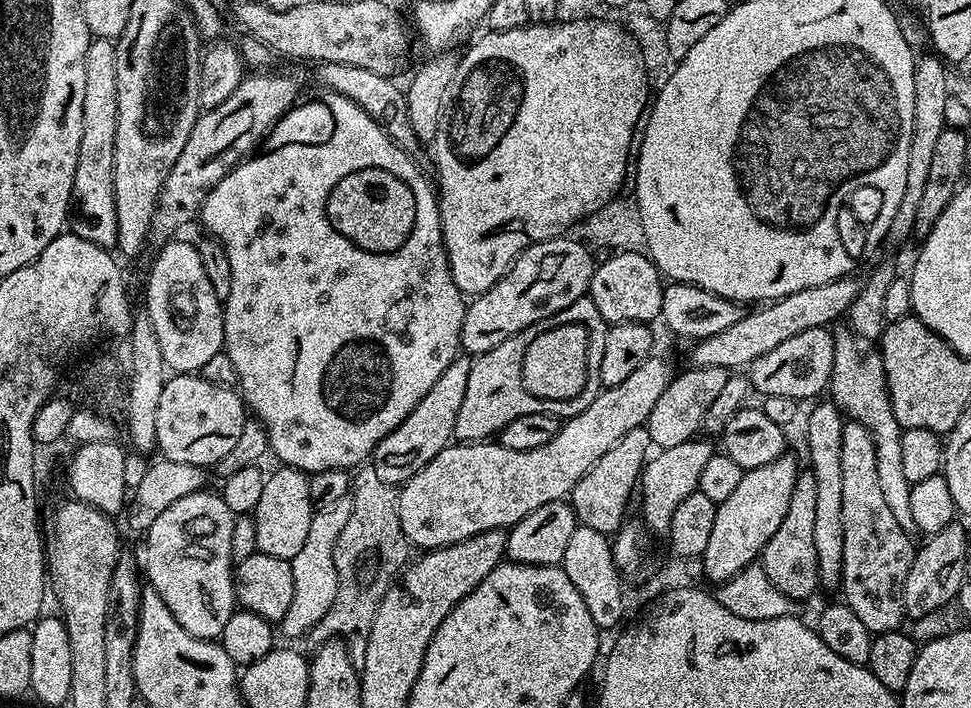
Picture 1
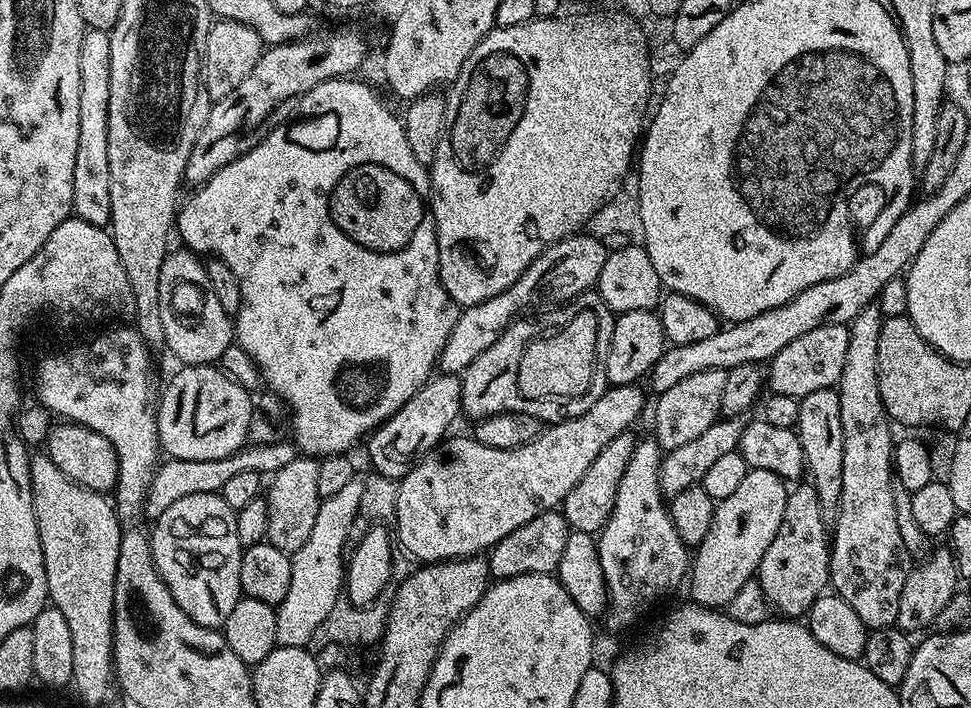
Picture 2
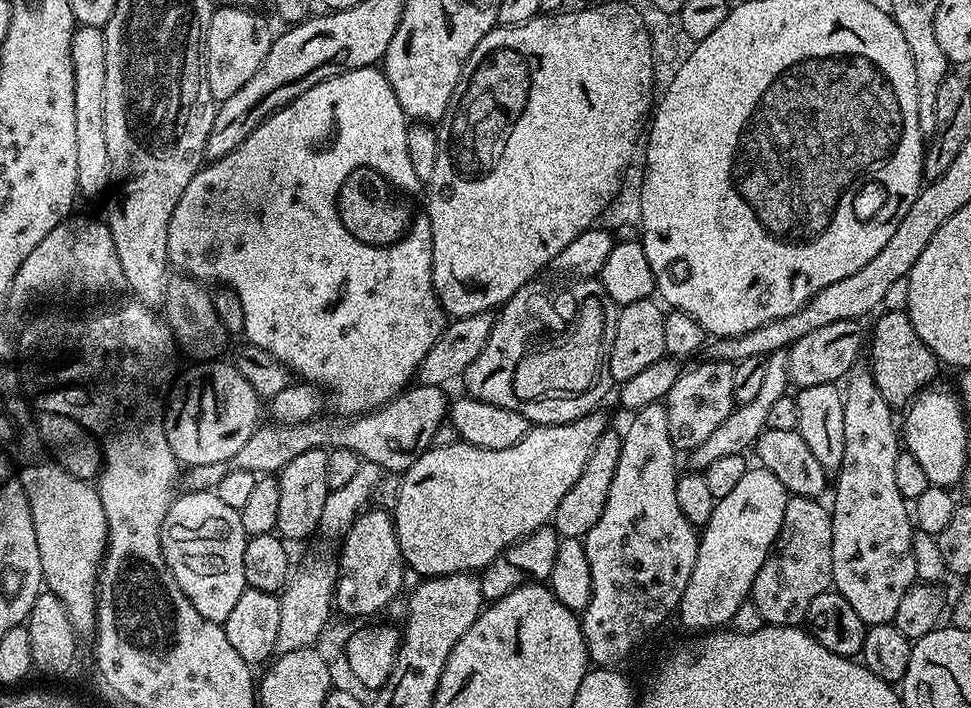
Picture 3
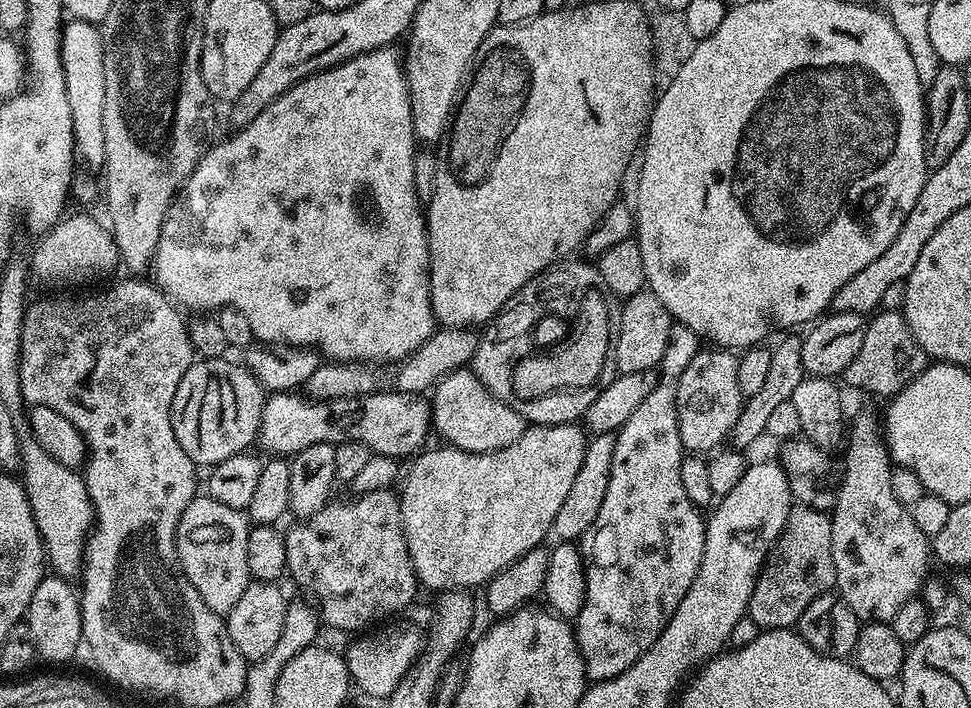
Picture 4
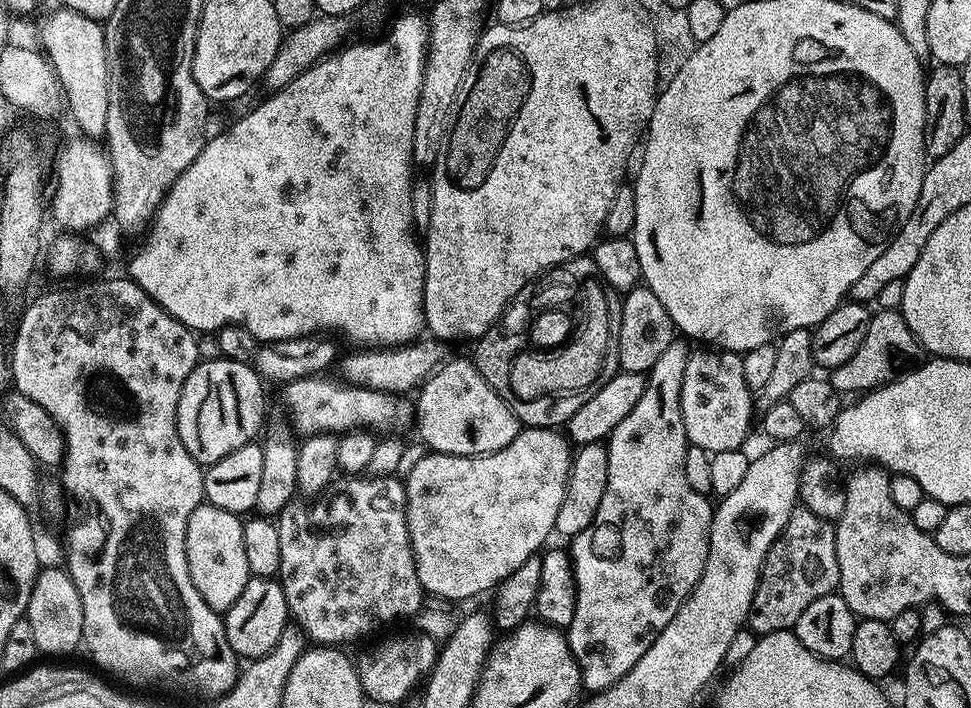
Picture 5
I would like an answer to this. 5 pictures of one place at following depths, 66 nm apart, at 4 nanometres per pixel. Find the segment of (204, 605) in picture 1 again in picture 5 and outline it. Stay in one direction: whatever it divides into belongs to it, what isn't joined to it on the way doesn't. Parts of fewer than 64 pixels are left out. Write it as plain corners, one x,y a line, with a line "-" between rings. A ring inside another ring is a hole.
210,503
199,504
190,514
186,526
186,558
190,566
192,581
214,611
227,612
238,594
246,590
250,575
246,562
246,546
243,545
242,526
244,520
230,510
224,510

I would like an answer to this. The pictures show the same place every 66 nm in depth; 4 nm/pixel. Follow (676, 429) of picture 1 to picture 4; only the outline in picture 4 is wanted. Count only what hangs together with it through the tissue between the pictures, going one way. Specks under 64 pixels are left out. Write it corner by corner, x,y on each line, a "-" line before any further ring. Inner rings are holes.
715,346
707,350
694,354
677,384
676,425
682,446
692,454
719,449
729,439
746,401
738,386
737,353

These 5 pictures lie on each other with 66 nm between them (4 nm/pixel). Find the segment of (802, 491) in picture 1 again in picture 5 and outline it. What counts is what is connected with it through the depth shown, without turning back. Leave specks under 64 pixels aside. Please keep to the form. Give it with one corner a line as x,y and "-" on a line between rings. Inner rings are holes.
807,510
801,513
801,516
800,513
793,515
788,521
760,567
760,581
756,584
746,621
747,627
757,632
757,637
766,638
771,632
791,629
814,598
833,595
840,583
835,531
822,517
816,517

